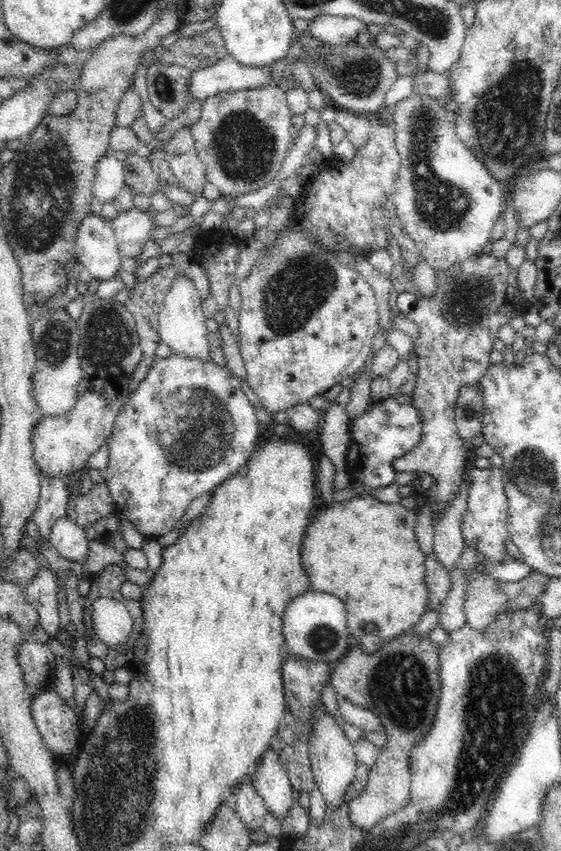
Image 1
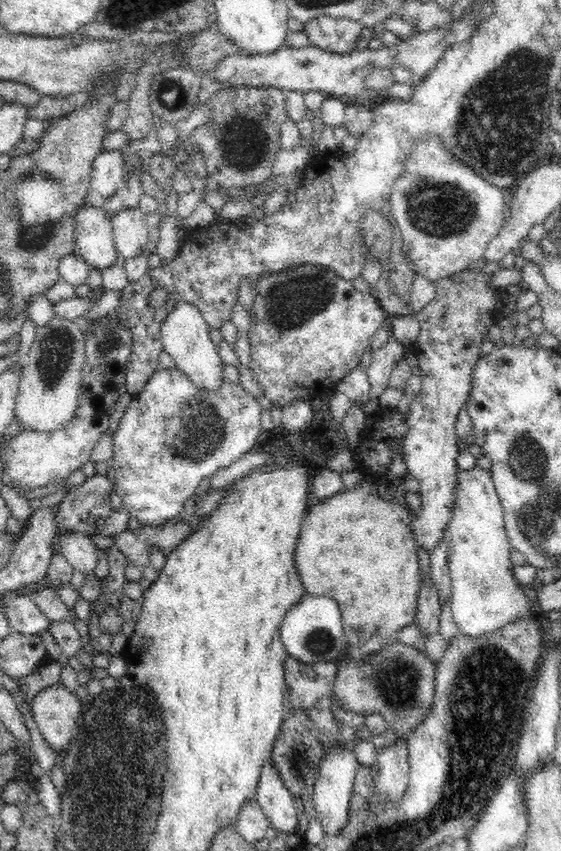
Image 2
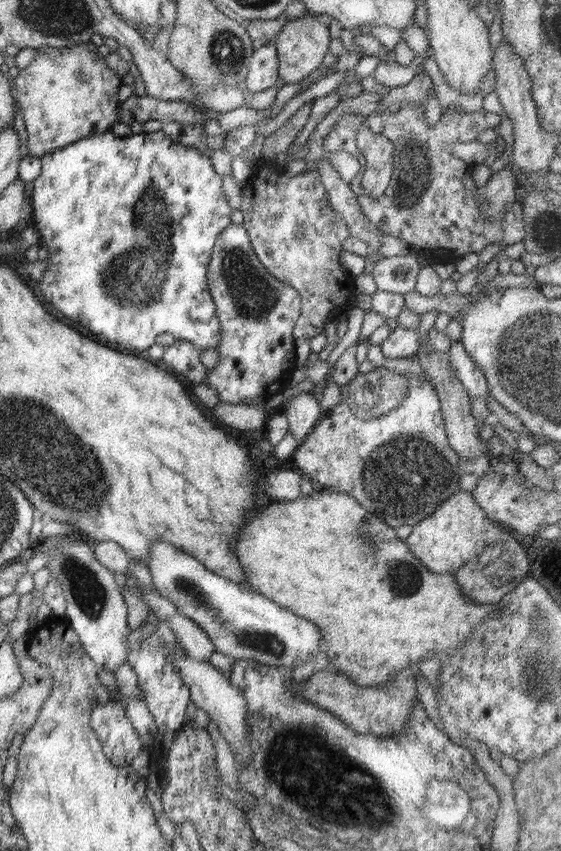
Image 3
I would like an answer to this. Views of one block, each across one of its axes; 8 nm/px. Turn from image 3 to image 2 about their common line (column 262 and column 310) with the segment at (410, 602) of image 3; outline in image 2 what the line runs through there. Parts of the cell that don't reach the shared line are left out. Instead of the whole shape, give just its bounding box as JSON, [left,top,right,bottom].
[294,468,421,654]

